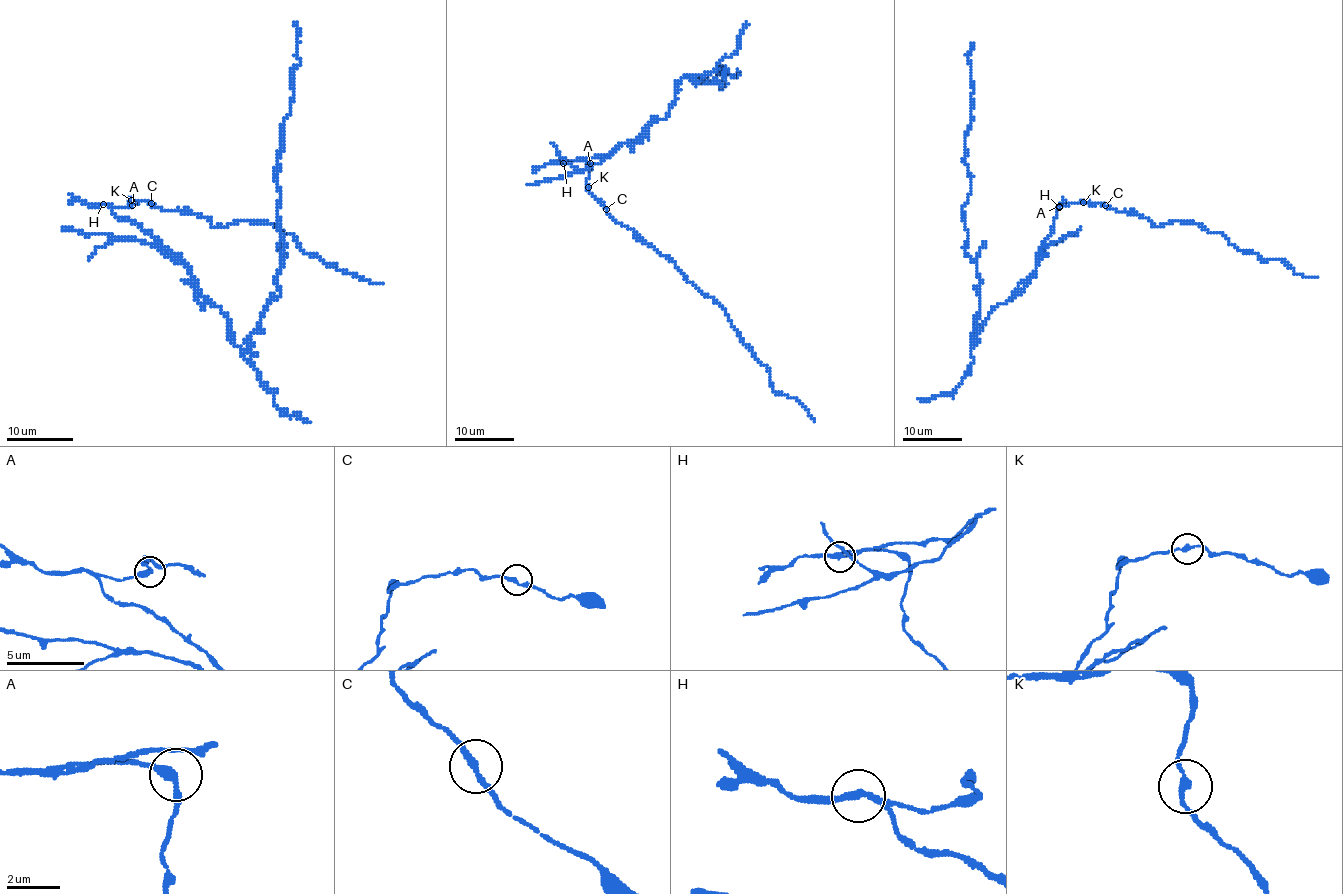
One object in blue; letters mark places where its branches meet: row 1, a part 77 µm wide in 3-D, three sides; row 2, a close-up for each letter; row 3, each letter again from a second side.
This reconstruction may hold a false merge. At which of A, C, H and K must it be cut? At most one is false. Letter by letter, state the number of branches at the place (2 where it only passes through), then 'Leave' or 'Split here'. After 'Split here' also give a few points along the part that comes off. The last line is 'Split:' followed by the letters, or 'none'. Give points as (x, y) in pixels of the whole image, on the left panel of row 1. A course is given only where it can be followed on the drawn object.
A: Branches: 2. Leave
C: Branches: 2. Leave
H: Branches: 2. Split here. Course of the part to remove: (103, 205), (187, 269), (248, 360), (245, 340), (280, 296), (276, 167), (299, 64), (294, 23)
K: Branches: 2. Leave
Split: H

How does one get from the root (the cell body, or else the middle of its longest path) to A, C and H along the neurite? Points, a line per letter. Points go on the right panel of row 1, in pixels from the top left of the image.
A: (1040, 255), (1043, 242), (1051, 233), (1059, 207)
C: (1040, 255), (1043, 242), (1051, 233), (1056, 208), (1087, 201), (1105, 205)
H: (1040, 255), (1043, 242), (1051, 233), (1059, 207)

